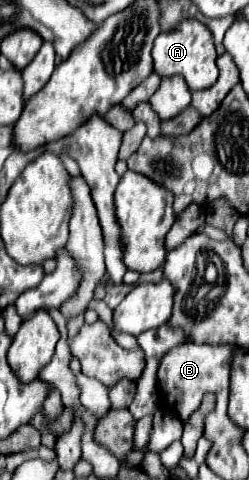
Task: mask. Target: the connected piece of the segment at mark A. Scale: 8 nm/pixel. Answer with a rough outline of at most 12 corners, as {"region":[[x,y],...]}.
{"region":[[182,20],[154,40],[154,70],[190,90],[218,78],[210,30]]}

